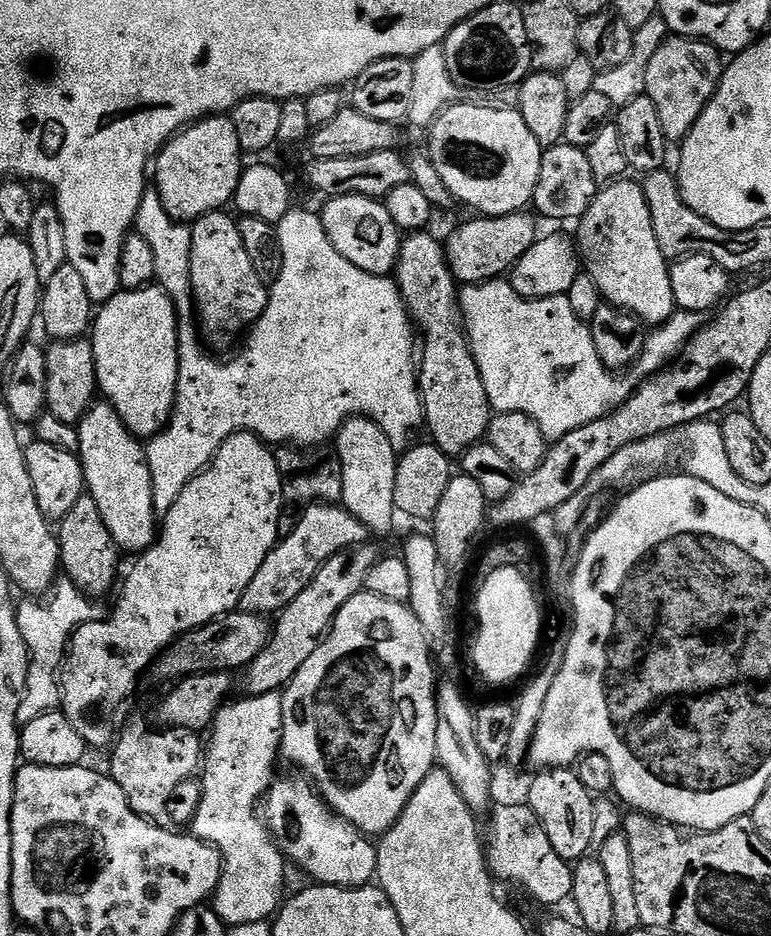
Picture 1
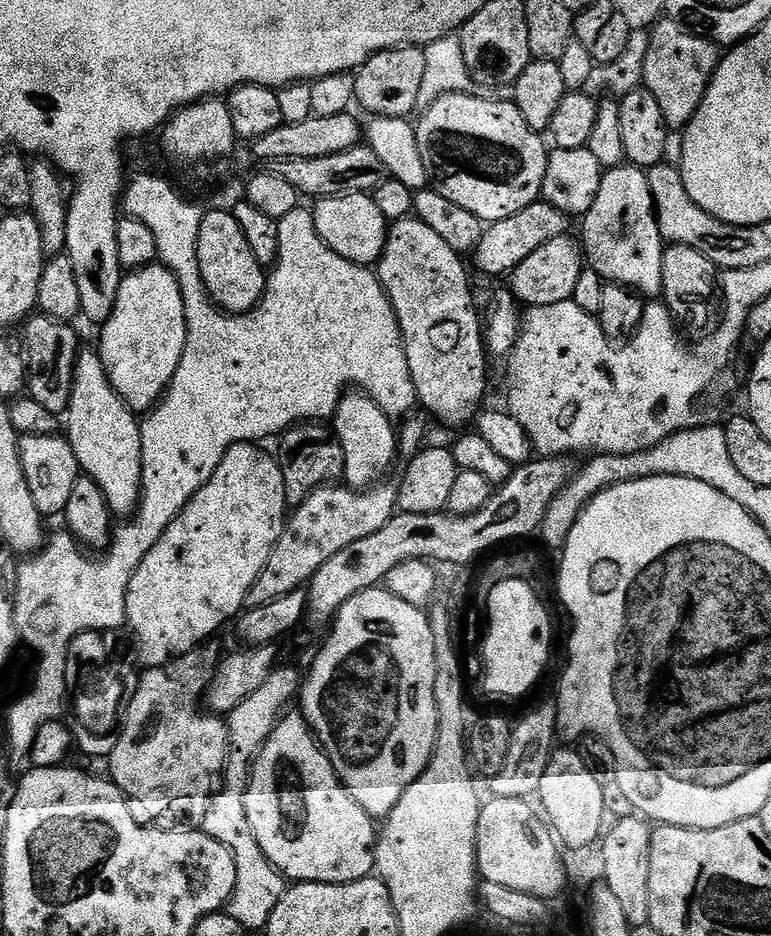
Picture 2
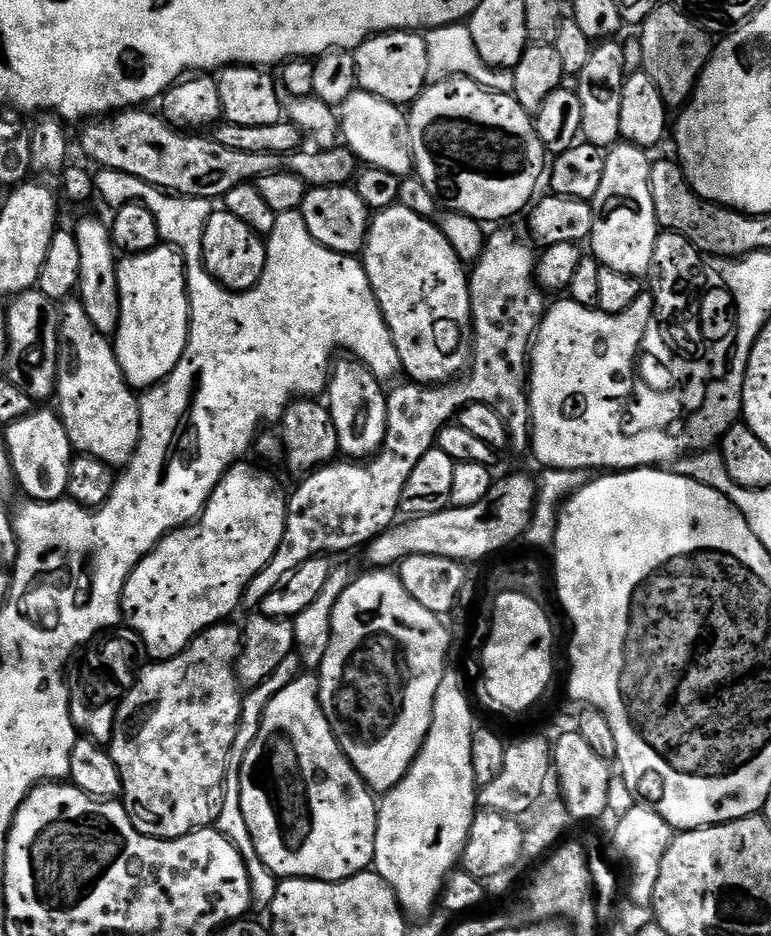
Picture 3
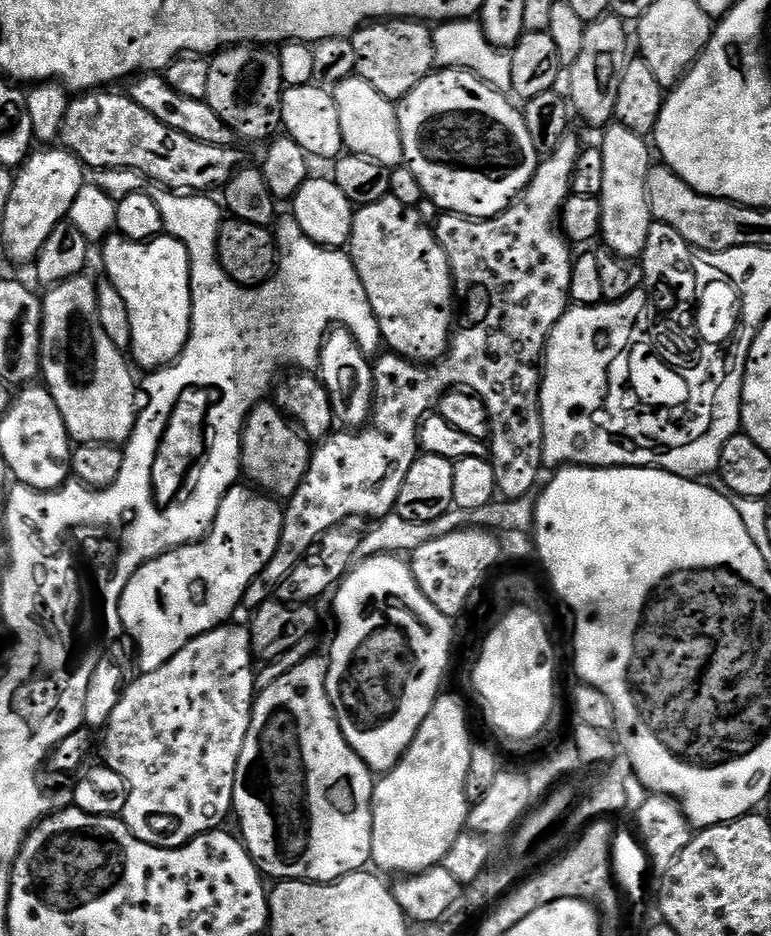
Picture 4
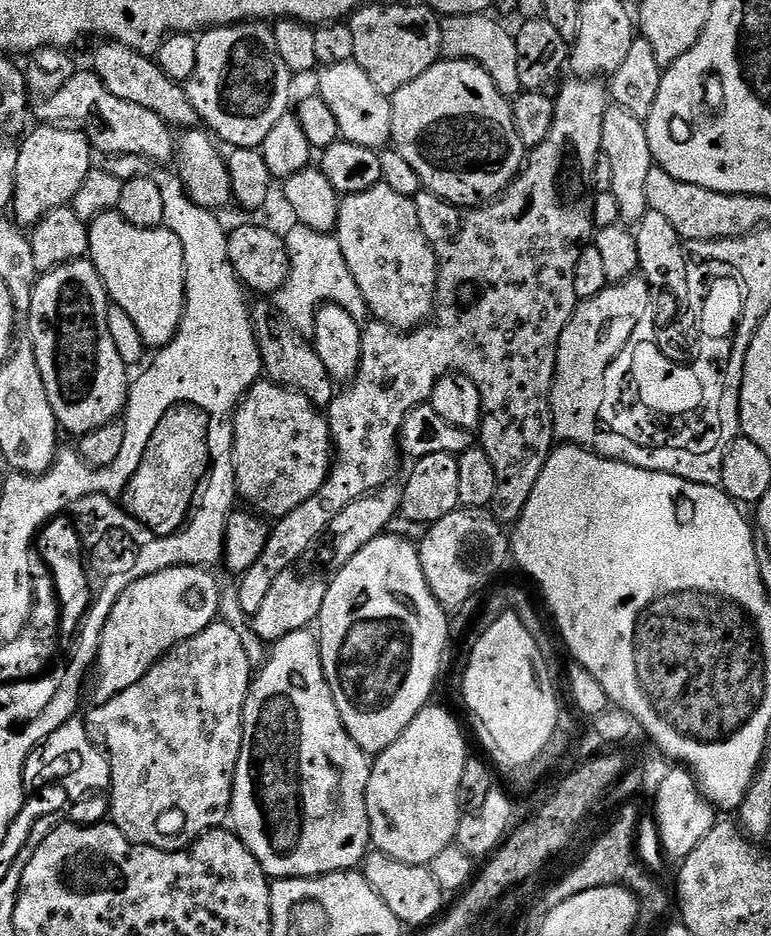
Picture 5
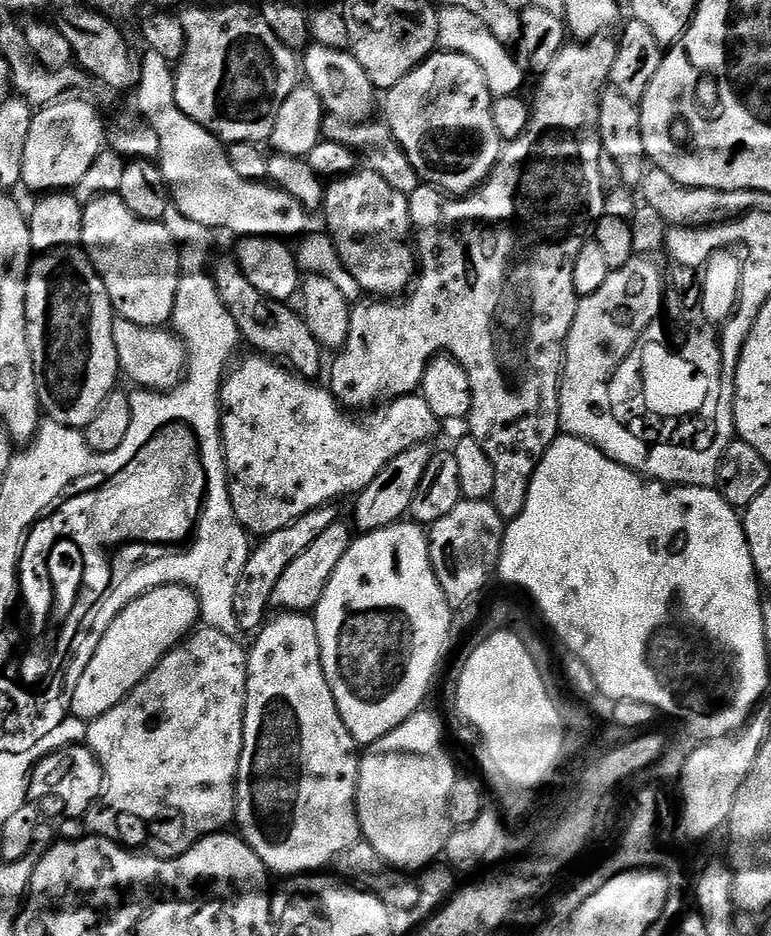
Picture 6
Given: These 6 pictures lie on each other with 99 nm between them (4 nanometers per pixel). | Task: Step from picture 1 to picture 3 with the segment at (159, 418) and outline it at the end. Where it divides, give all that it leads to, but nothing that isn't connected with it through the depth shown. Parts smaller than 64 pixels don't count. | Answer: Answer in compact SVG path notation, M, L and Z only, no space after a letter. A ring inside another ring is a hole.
M157 246L154 250L143 252L137 256L125 255L116 265L116 277L118 278L118 294L120 295L120 325L114 337L118 366L130 387L134 390L147 390L153 388L155 384L167 380L168 375L174 370L174 366L178 366L178 362L188 345L188 283L184 277L184 257L171 246Z

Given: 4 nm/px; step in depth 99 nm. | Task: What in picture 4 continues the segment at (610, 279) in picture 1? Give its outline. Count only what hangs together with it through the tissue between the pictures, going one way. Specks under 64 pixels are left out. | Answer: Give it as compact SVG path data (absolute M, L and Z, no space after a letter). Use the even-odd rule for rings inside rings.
M618 122L603 129L602 136L604 141L598 144L602 154L600 236L608 243L605 244L607 251L617 256L640 258L644 254L646 234L650 234L650 226L654 223L648 201L648 170L654 163L654 156L645 137L634 134L634 130L626 130L626 126Z

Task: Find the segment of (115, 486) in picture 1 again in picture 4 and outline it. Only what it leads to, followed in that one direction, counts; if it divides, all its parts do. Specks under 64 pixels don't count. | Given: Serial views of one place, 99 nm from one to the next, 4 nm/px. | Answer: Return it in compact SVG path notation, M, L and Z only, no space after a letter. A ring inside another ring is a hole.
M88 274L71 276L66 282L53 284L43 293L44 317L40 323L40 371L43 387L58 402L58 414L66 422L69 437L76 444L123 445L132 436L138 415L138 380L132 377L133 369L125 353L102 330L98 322L97 281Z

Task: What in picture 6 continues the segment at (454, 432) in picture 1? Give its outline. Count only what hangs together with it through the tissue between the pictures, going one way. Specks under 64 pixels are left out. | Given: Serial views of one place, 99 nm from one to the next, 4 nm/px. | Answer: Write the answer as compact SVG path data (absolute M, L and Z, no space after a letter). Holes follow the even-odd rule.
M357 170L349 176L333 179L324 189L322 217L328 223L327 235L332 237L332 245L340 255L341 262L354 274L361 293L372 298L396 298L409 291L418 271L418 256L414 251L414 229L409 218L408 197L371 170Z

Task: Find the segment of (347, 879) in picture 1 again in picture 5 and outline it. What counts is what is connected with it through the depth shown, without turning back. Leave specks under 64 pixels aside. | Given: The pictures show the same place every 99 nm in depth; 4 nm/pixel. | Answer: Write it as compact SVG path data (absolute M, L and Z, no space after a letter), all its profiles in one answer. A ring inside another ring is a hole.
M312 630L286 634L286 638L275 641L271 645L272 657L264 664L264 669L255 673L252 689L248 692L248 701L244 707L244 741L242 754L238 758L238 766L234 774L234 790L232 791L232 810L230 824L237 836L246 847L258 858L262 870L270 878L287 880L289 878L303 878L306 876L326 876L330 872L346 872L356 870L363 865L364 857L370 851L372 831L370 818L366 814L366 786L370 782L372 764L369 753L363 752L350 738L346 726L342 722L342 714L338 710L337 693L334 684L328 681L324 673L324 656L320 653L320 644Z

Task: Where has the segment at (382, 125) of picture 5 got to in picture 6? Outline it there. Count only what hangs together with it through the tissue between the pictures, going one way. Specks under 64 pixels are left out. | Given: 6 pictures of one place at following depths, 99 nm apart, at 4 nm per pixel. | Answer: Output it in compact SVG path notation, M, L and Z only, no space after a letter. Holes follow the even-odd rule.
M309 43L302 52L302 72L306 80L308 76L307 83L324 104L325 113L352 121L353 124L363 124L373 119L372 111L378 108L378 90L370 78L366 78L366 70L358 66L351 51L330 50L321 44Z

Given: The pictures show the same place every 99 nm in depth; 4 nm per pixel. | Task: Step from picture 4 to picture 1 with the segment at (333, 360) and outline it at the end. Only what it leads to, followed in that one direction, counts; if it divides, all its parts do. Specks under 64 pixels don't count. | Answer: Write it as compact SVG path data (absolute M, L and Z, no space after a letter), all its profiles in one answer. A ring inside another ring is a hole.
M354 416L340 427L334 437L334 455L342 465L342 507L368 527L369 533L388 532L396 524L394 474L398 450L386 438L382 426L367 416Z

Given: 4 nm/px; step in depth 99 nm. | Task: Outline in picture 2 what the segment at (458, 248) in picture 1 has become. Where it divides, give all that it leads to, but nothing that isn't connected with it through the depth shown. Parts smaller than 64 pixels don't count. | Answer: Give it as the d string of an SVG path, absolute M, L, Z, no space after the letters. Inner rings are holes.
M543 202L526 206L526 210L518 210L518 214L510 214L510 218L488 224L474 249L476 268L484 276L507 277L524 259L534 253L538 246L567 233L568 224L570 218L565 212Z

